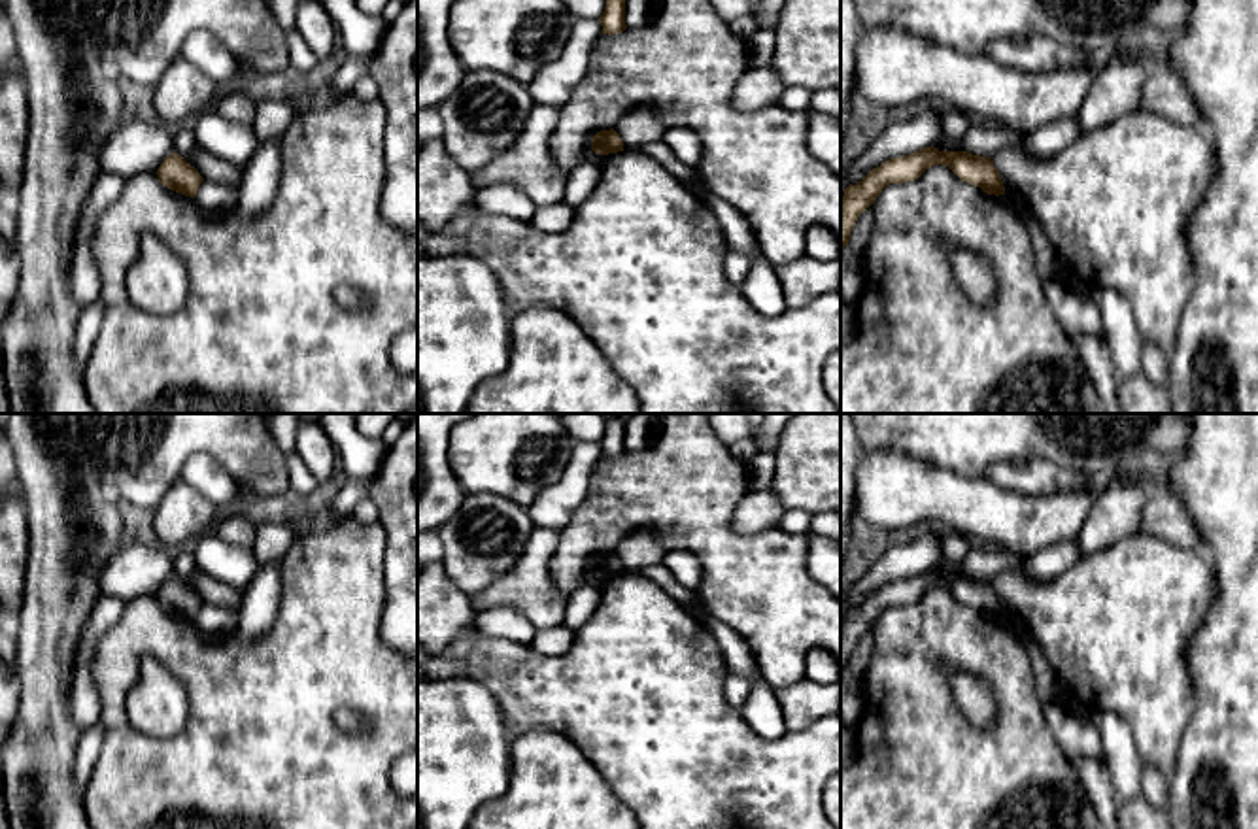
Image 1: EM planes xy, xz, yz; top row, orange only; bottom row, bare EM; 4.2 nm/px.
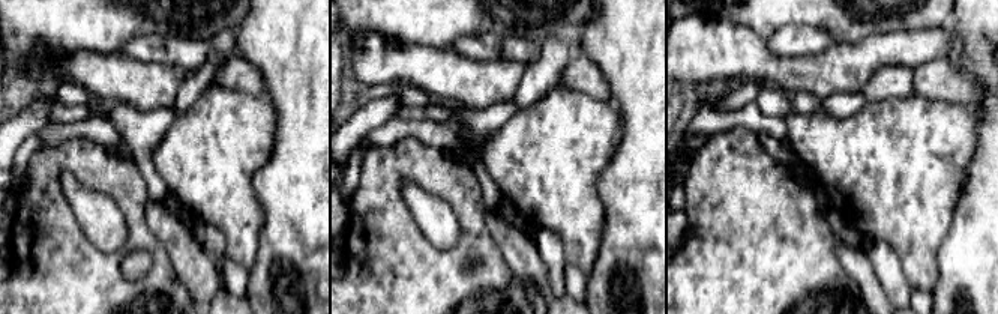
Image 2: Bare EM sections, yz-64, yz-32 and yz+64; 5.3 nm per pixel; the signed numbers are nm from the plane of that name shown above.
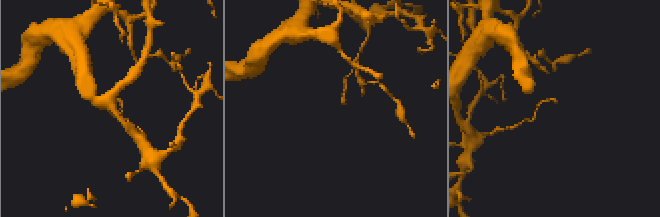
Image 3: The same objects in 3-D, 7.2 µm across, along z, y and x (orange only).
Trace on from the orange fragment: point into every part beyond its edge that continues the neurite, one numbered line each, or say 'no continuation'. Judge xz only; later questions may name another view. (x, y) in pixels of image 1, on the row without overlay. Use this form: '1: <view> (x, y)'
no continuation

